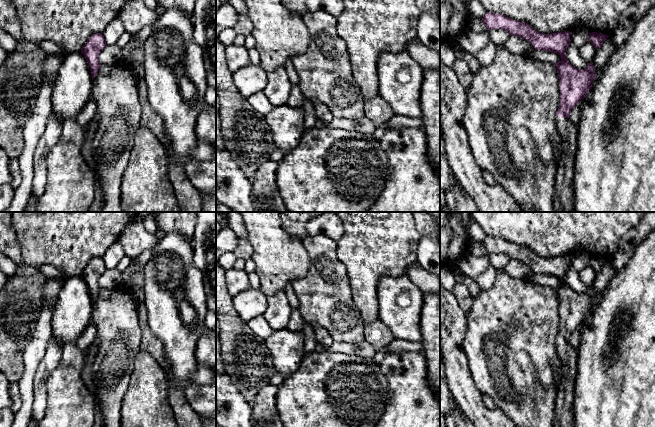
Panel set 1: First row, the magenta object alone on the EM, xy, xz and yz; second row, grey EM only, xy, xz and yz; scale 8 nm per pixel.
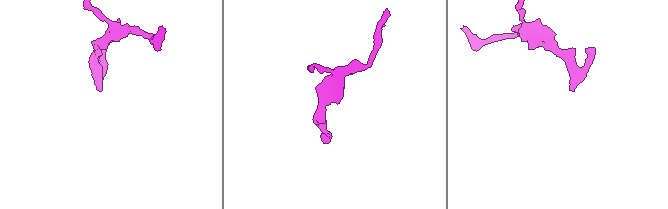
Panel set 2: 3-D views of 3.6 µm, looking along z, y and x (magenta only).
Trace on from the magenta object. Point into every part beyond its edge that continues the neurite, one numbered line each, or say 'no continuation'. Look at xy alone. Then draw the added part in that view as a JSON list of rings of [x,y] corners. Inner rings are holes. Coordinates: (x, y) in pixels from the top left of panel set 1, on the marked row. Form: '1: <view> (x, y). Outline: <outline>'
no continuation

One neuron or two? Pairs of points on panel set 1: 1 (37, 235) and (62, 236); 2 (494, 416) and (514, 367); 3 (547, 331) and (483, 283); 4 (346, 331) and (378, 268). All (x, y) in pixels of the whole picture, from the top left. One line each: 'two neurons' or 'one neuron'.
1: one neuron
2: two neurons
3: two neurons
4: two neurons

